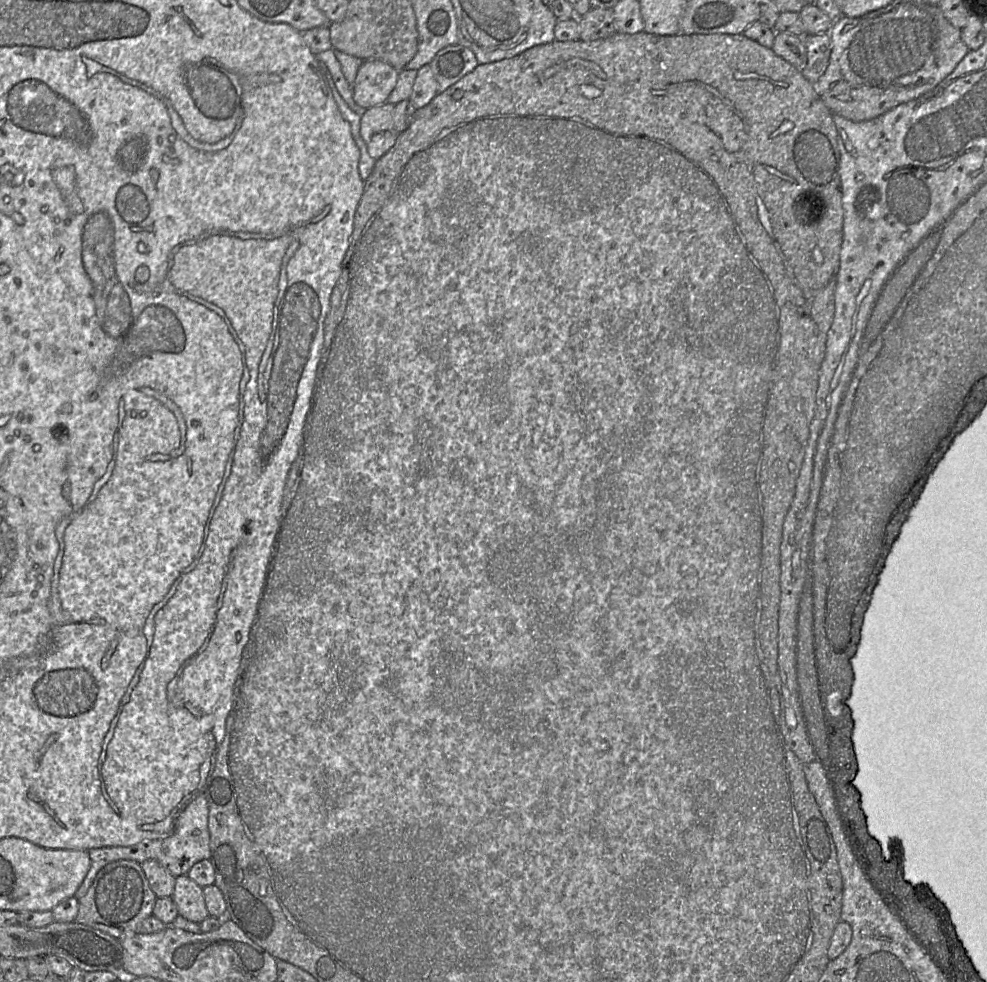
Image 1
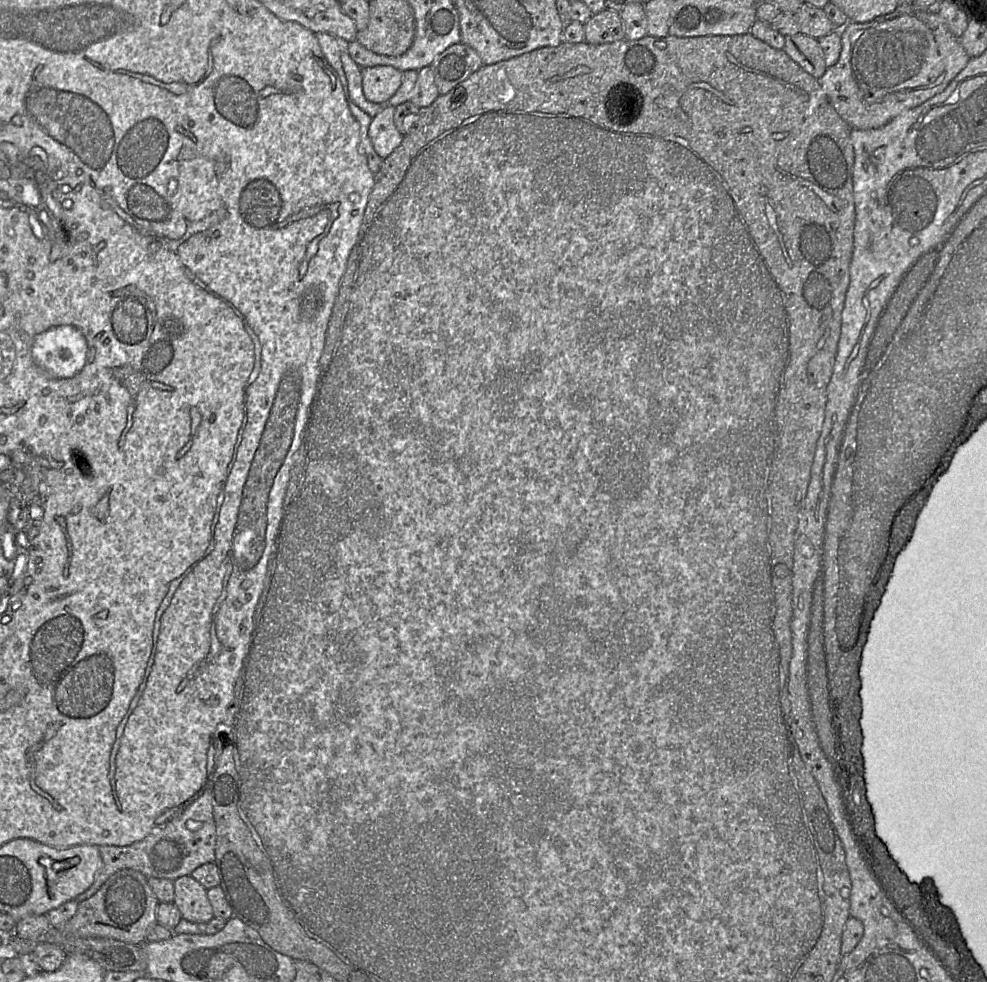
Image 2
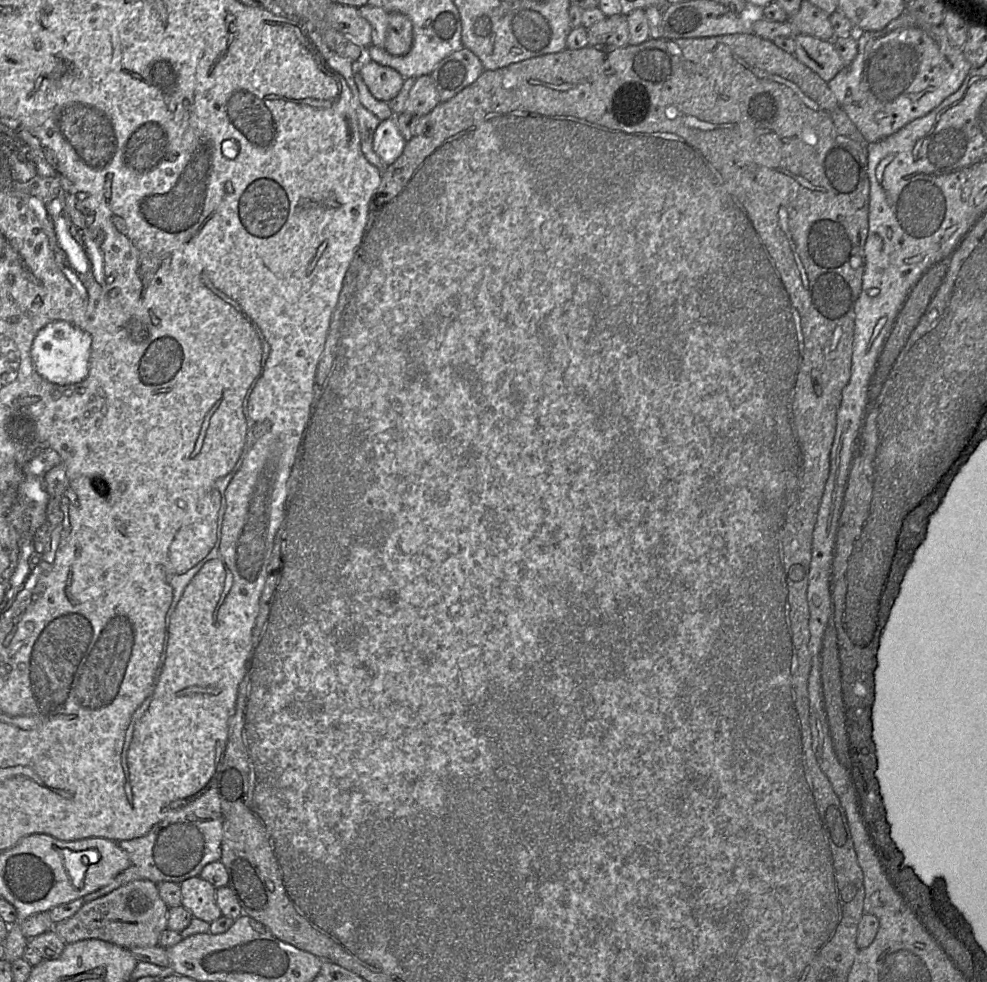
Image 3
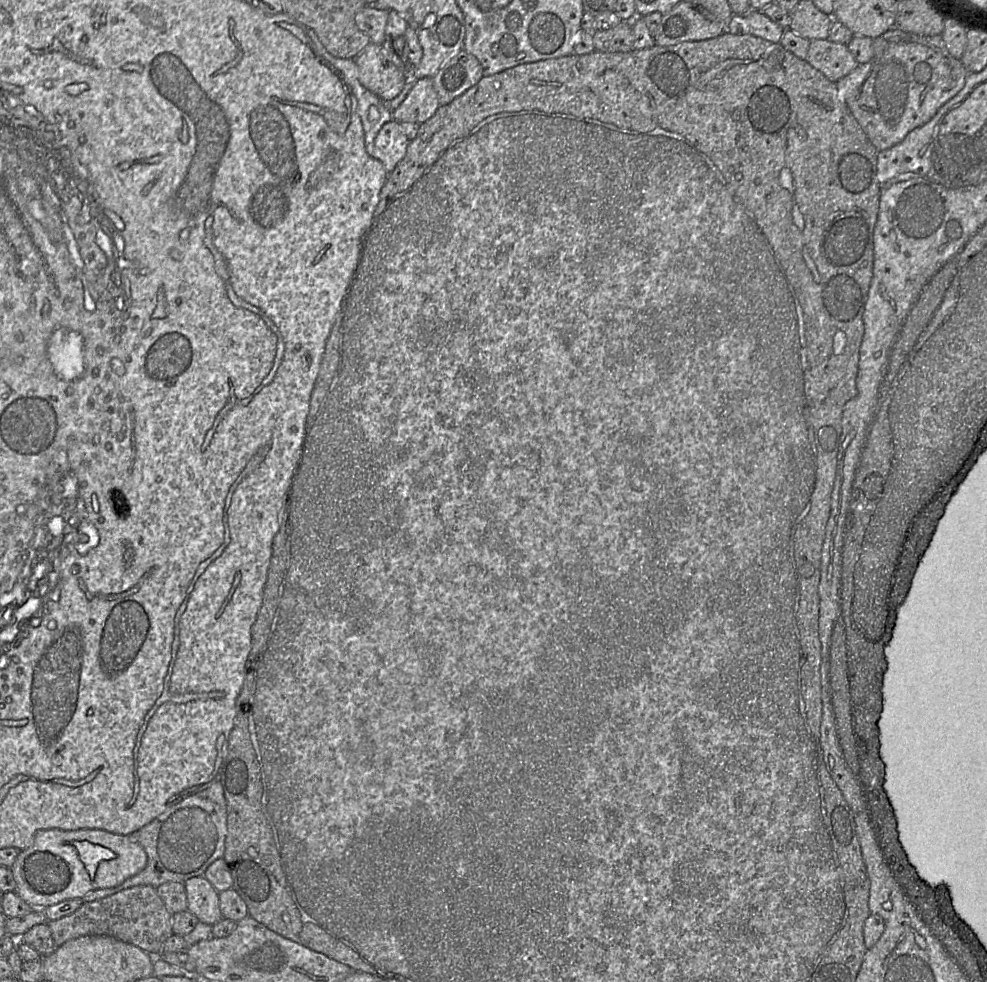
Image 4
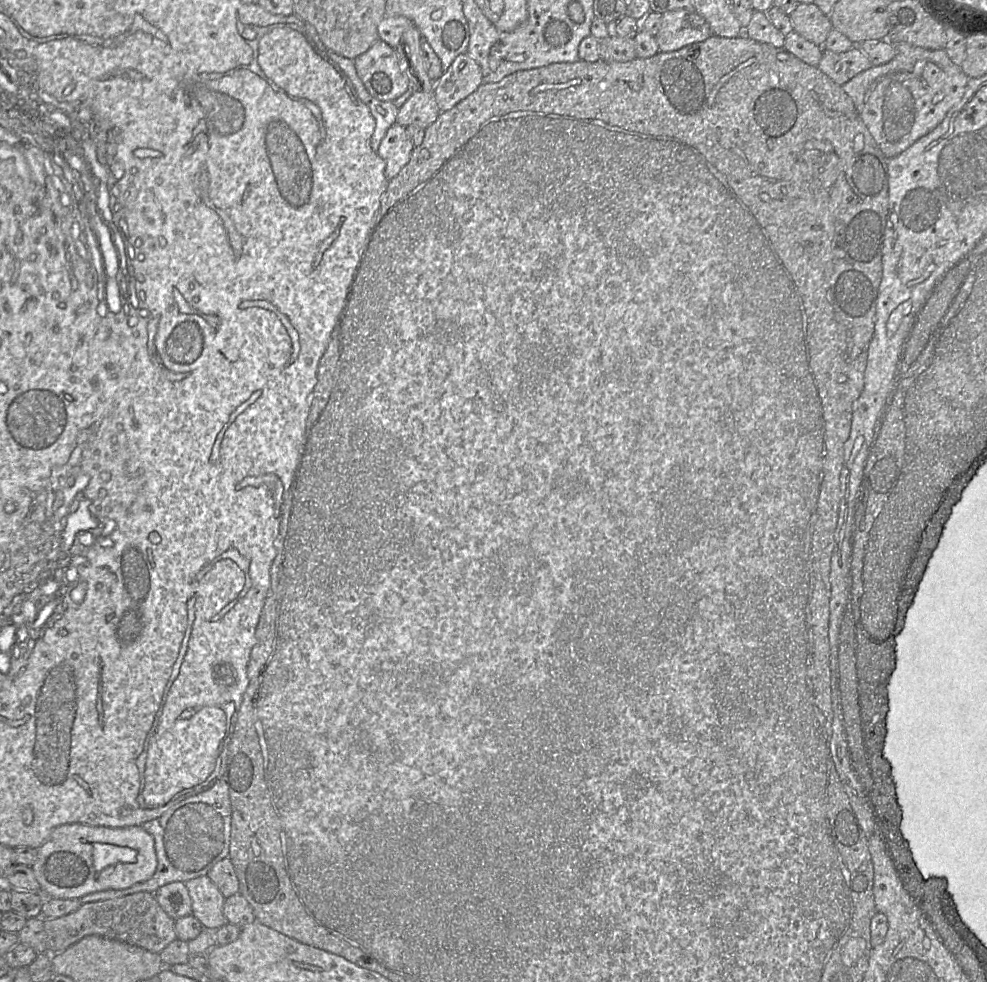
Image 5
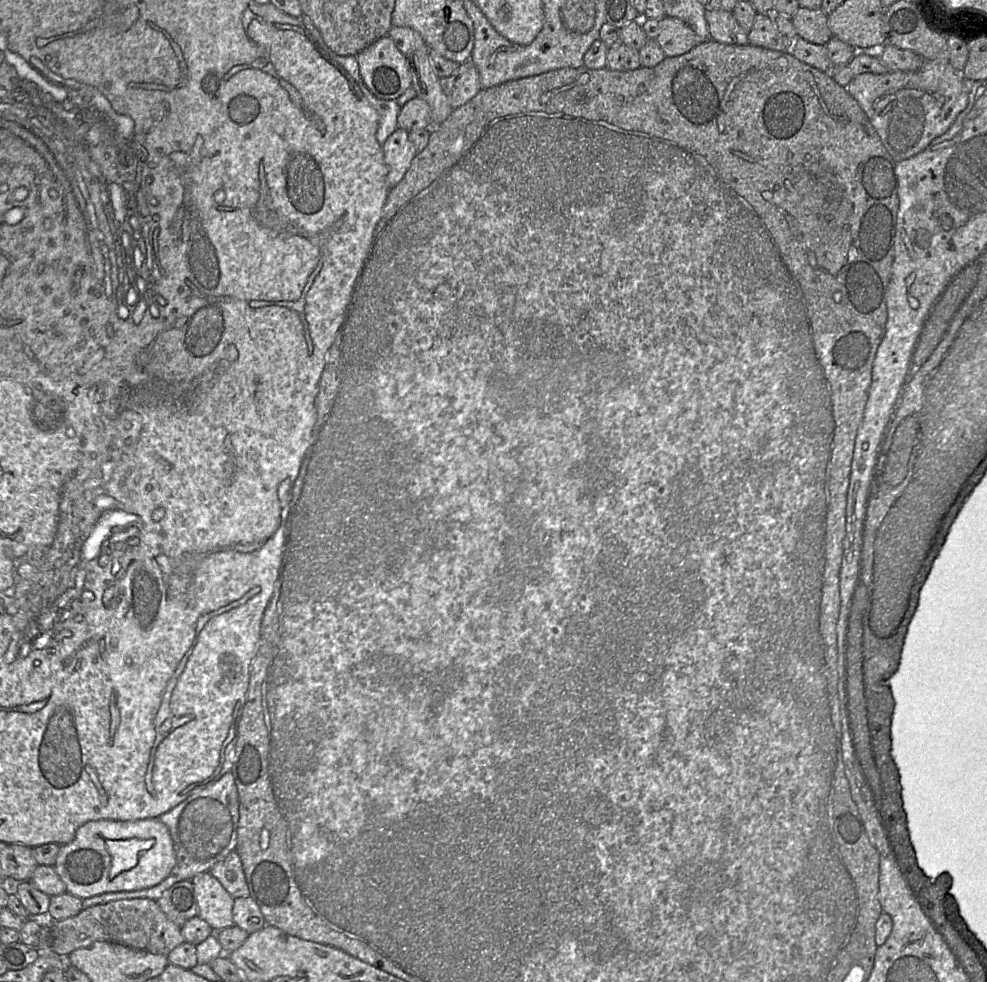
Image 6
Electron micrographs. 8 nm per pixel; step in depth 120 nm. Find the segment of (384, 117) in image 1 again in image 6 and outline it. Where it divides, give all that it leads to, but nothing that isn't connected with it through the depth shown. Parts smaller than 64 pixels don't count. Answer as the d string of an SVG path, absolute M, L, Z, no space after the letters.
M397 128L382 145L384 162L387 167L386 179L389 187L395 186L405 175L417 153L405 129Z

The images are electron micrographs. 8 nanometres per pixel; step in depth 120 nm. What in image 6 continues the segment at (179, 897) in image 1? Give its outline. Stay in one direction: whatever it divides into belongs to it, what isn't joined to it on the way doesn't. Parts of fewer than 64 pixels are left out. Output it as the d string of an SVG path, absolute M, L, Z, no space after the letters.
M210 872L195 875L191 882L198 904L198 917L206 921L213 933L234 925L234 898Z

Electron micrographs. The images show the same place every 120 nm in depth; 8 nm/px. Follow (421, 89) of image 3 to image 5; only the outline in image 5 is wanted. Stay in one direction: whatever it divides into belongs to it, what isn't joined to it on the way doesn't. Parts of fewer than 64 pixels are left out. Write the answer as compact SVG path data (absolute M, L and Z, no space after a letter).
M415 91L399 108L396 122L404 127L415 125L427 128L439 113L433 92Z

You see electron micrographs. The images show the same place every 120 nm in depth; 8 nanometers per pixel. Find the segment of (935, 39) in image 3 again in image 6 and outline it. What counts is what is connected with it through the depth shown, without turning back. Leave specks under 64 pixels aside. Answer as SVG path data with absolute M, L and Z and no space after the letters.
M924 60L917 71L863 73L846 86L876 130L890 157L899 162L921 151L943 135L966 108L969 83L949 61Z

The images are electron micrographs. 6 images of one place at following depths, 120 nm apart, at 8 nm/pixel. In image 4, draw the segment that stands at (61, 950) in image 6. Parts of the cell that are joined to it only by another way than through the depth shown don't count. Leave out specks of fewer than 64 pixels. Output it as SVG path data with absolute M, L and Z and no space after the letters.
M149 885L134 886L113 895L84 902L76 911L58 920L47 921L57 947L81 936L109 936L159 956L164 942L173 934L172 913Z

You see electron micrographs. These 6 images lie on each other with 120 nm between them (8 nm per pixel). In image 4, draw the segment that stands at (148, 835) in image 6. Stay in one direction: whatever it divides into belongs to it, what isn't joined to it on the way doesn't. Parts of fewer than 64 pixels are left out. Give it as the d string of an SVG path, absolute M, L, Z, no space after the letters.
M43 829L36 832L31 846L20 851L11 870L14 892L32 909L45 909L64 900L82 899L95 889L118 886L146 864L145 850L128 835L100 829Z

